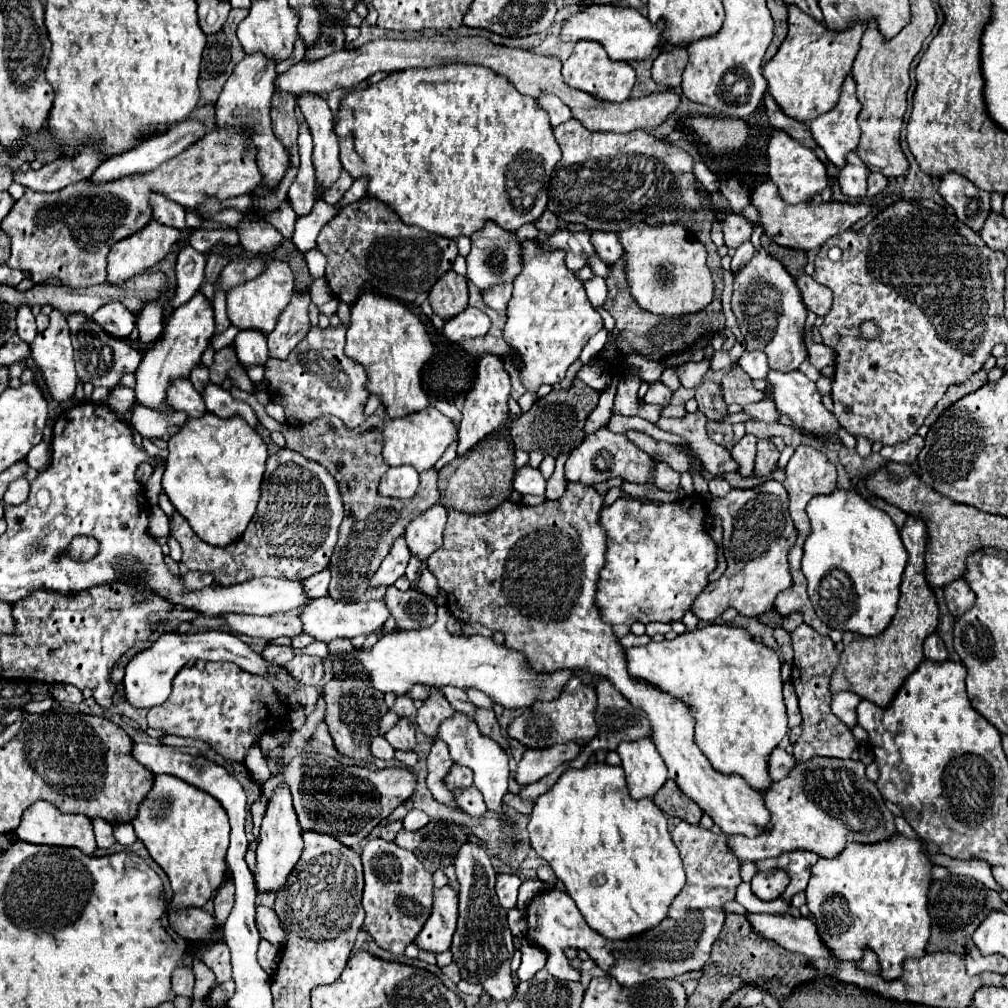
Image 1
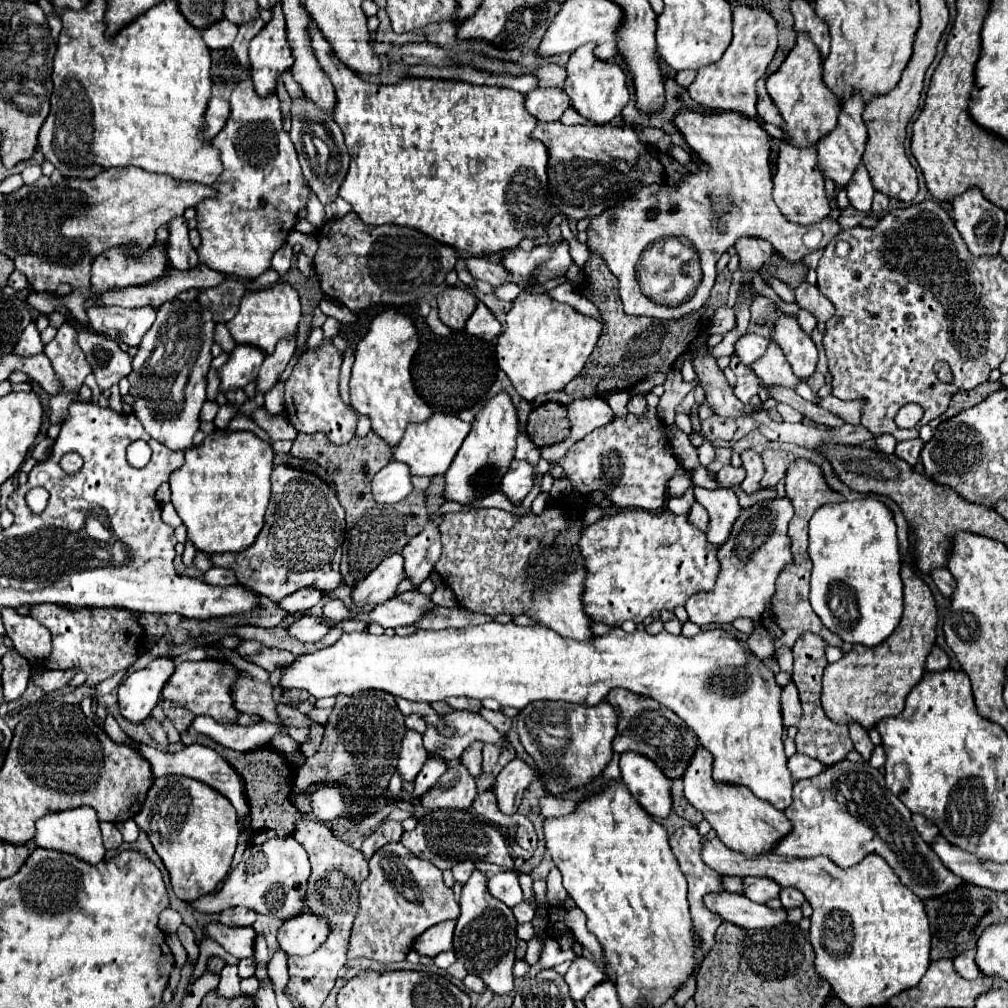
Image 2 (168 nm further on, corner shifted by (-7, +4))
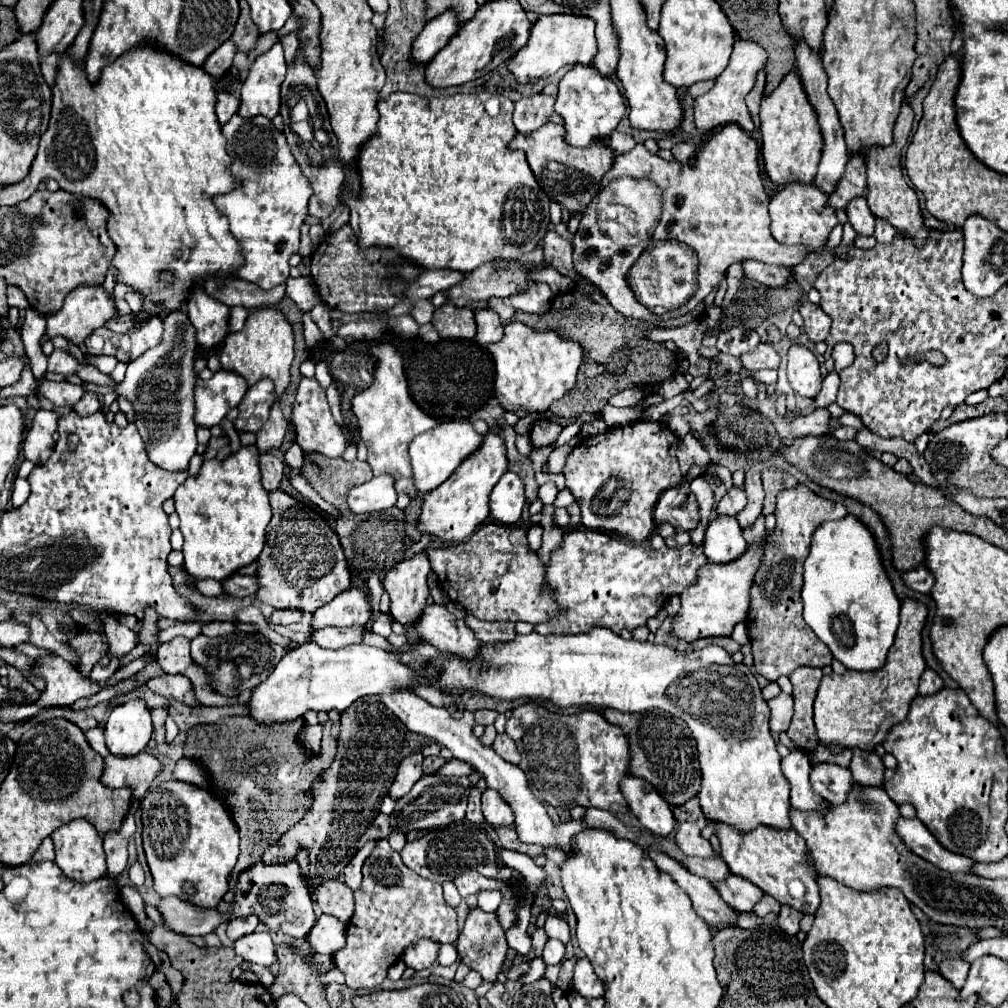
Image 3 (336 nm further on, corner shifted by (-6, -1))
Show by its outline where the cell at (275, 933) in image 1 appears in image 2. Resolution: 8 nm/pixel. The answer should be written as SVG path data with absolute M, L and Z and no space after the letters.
M303 913L283 923L277 939L287 955L309 955L325 943L329 933L331 927L327 925L327 919L321 919L315 913Z

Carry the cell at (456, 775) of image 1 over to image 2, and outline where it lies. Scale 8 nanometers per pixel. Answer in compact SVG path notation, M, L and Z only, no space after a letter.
M459 765L447 769L441 777L437 787L429 789L419 797L421 805L427 811L435 809L467 809L471 807L475 799L475 779L469 775L469 771Z

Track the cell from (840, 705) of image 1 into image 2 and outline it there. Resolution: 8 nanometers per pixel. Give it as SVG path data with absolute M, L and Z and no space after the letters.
M851 723L851 725L849 725L849 733L851 733L851 741L853 741L855 749L859 751L859 755L863 757L863 761L869 761L869 757L871 757L875 745L871 743L867 731L865 731L859 723Z

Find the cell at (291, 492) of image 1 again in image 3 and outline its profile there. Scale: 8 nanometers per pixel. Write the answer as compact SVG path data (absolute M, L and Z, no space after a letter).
M274 490L270 494L272 520L266 530L266 544L258 558L256 598L272 608L298 608L316 612L320 606L350 588L350 572L342 556L338 534L318 510L306 508L294 496Z

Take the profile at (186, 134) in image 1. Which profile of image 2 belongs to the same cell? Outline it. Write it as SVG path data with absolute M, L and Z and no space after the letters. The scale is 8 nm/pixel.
M213 97L205 113L205 131L203 131L205 137L213 139L223 129L227 119L229 119L229 101L221 97Z

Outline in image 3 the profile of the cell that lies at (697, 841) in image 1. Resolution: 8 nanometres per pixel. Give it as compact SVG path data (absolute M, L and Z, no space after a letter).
M588 958L578 959L573 972L573 989L586 1000L604 994L604 982L598 978Z

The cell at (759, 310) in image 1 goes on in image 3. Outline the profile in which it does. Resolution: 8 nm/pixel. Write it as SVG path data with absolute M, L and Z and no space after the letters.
M792 344L788 350L788 382L800 396L814 398L820 390L822 376L818 358L804 344Z

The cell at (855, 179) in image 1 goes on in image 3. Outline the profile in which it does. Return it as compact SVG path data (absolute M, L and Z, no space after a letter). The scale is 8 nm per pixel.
M856 196L854 200L850 200L850 204L846 206L846 214L852 228L858 234L864 234L864 236L874 234L874 214L870 212L864 196Z

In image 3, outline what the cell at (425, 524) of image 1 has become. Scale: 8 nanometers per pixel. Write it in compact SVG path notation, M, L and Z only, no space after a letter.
M418 552L412 558L400 560L388 570L384 578L384 590L392 600L392 618L402 620L402 624L410 624L410 620L422 612L428 598L426 578L430 570L432 568L426 552Z

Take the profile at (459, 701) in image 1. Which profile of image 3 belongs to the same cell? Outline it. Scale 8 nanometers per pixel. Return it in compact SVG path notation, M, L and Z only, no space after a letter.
M512 716L512 718L506 722L506 734L508 734L512 740L520 740L520 738L522 738L524 728L522 728L522 724L520 724L518 718Z

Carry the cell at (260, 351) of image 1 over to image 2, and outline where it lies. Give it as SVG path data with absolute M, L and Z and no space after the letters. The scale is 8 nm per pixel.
M237 345L229 355L229 361L217 369L219 391L227 393L233 389L243 389L257 377L263 359L265 359L263 351L259 349L255 351L255 347Z

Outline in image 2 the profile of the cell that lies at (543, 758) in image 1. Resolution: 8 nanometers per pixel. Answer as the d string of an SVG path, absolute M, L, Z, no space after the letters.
M513 759L509 765L505 765L501 769L491 791L495 793L497 805L505 815L517 813L523 791L527 789L527 785L531 781L533 781L533 769L527 763L523 763L521 759Z

